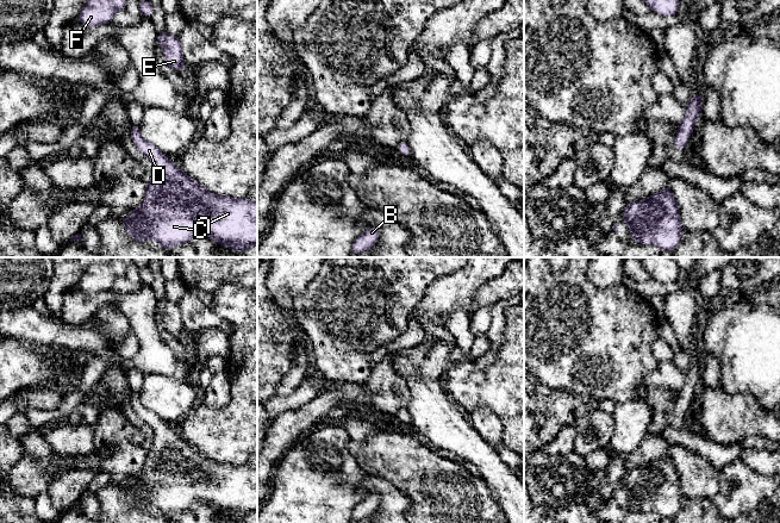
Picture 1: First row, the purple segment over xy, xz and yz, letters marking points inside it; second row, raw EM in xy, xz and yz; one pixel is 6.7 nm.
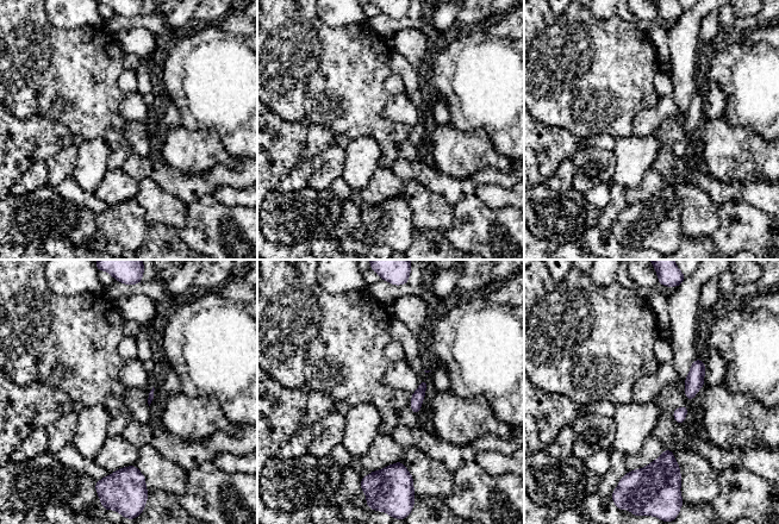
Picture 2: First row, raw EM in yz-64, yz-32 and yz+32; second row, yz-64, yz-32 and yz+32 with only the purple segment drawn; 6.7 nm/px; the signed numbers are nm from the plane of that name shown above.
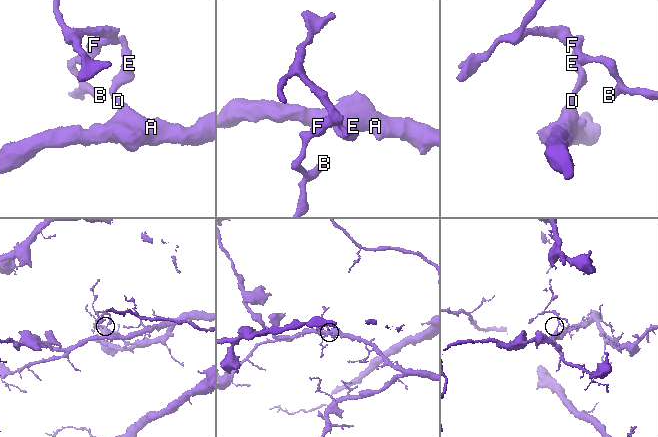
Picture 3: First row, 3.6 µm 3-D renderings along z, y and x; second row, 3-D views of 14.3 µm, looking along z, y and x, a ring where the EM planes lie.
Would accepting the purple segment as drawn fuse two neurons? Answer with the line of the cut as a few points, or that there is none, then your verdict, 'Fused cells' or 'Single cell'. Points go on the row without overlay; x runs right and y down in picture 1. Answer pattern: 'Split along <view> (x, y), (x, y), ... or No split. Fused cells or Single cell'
No split. Single cell

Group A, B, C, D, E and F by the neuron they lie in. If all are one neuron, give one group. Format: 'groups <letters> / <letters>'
groups A B C D E F

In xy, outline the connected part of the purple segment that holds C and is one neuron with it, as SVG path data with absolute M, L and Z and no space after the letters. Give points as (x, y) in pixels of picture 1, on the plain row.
M139 391L131 398L137 416L154 431L151 447L146 450L143 472L132 475L130 485L119 486L135 508L144 510L154 506L168 519L173 513L188 510L194 503L207 503L214 510L243 519L257 512L257 468L247 463L217 462L200 453L180 437L162 418L146 409L139 399Z

